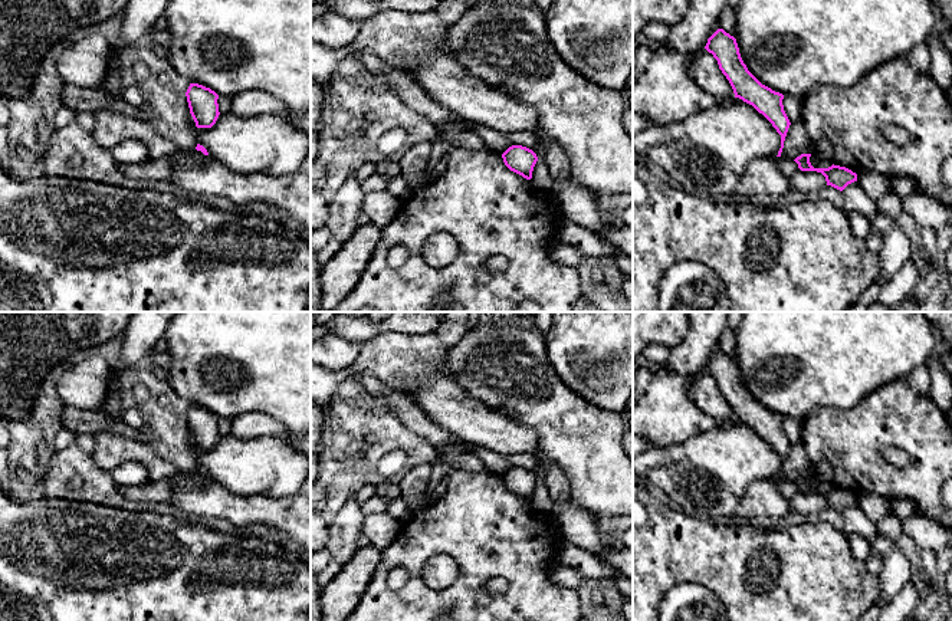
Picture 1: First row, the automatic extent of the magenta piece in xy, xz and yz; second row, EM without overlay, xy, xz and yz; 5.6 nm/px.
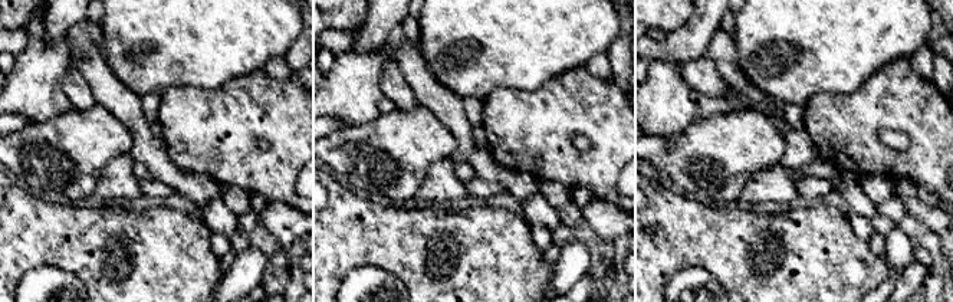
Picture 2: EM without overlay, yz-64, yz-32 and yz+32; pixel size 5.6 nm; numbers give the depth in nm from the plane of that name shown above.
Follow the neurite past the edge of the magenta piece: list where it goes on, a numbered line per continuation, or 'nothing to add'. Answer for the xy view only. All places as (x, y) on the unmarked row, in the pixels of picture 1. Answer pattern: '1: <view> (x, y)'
nothing to add

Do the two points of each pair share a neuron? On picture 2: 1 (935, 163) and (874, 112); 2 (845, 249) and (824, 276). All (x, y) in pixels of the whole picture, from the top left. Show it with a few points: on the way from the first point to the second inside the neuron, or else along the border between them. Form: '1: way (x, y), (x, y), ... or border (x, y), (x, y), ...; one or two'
1: way (929, 145), (896, 112), (891, 112); one
2: way (838, 256), (825, 269); one

